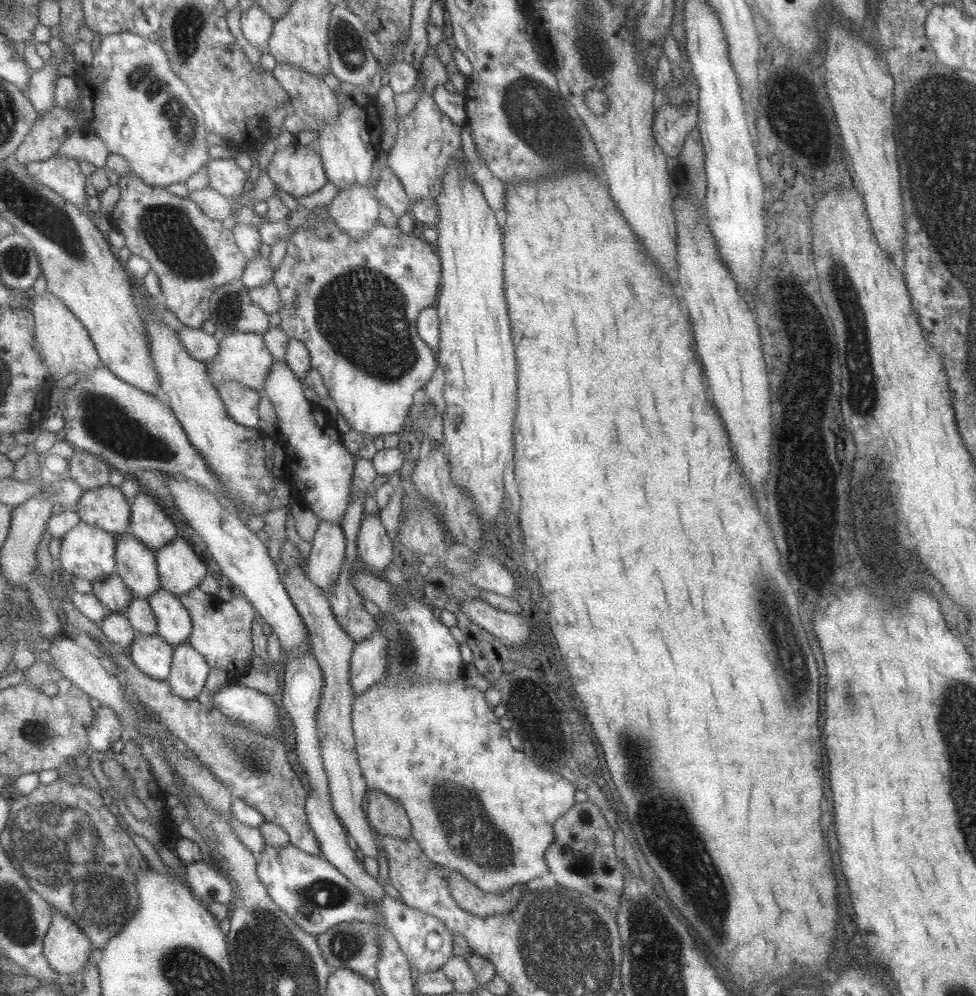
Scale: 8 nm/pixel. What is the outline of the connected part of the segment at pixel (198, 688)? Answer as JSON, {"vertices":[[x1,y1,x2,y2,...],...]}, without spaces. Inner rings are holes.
{"vertices":[[185,641,174,649,172,673,167,681,175,694,186,699,197,699,203,690,207,690,212,667,205,655,201,654,190,641]]}

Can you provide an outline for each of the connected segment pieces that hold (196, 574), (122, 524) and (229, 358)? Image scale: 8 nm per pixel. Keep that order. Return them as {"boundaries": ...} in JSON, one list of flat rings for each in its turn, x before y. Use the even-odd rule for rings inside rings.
{"boundaries":[[[177,538,155,550,163,588,184,595,196,589,209,574,207,564,185,538]],[[107,484,85,490,76,511,82,521,116,536,132,533,132,504,119,487]],[[235,332,224,335,216,357,209,363,208,370,215,387,219,388,225,381,237,381,247,387,264,394,265,383,273,365,276,363,272,352,267,348,264,335,255,332]]]}

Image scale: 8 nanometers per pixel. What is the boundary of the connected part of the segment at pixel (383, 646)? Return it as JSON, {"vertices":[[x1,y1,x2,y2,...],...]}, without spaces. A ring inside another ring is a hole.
{"vertices":[[376,629,369,640,356,644,350,664,350,679,355,696,365,694,373,685,387,680,388,638]]}

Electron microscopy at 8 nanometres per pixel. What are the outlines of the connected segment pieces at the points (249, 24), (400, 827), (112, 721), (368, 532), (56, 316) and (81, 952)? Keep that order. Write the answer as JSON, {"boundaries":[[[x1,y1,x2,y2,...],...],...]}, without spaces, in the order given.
{"boundaries":[[[256,3,241,12,241,28,244,38,262,55,270,53,270,41,276,21]],[[367,790,366,812,372,826,381,835,391,835,402,839,413,837,412,819,403,803,391,798,381,790]],[[101,704,96,709,96,720,89,732,91,751,103,753,113,748,123,732,121,718,114,708]],[[367,514,358,536,358,555,362,570,381,577,385,568,393,562,393,536,381,524,378,514]],[[48,290,44,294,35,294,30,301,30,309,36,320,36,340,40,343,41,352,53,381,63,380,69,374,77,374,78,380,89,378,95,369,102,364,96,342,93,342,84,323,57,296]],[[59,910,44,940,44,953,50,965,69,978,78,979,88,967,94,946,80,926]]]}

